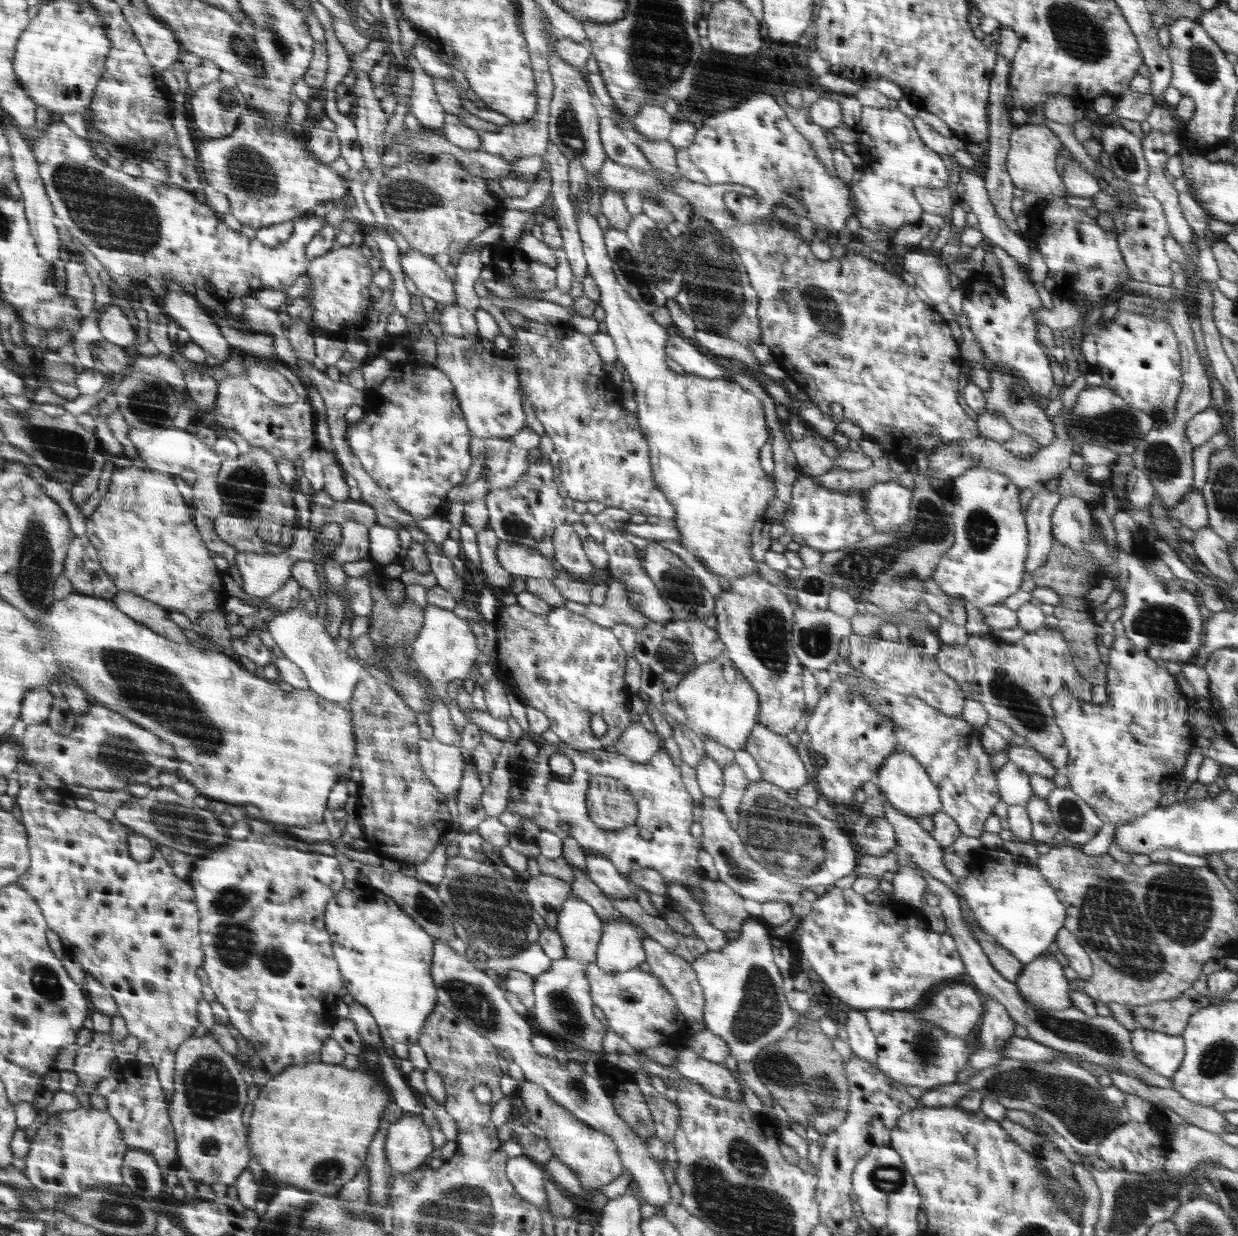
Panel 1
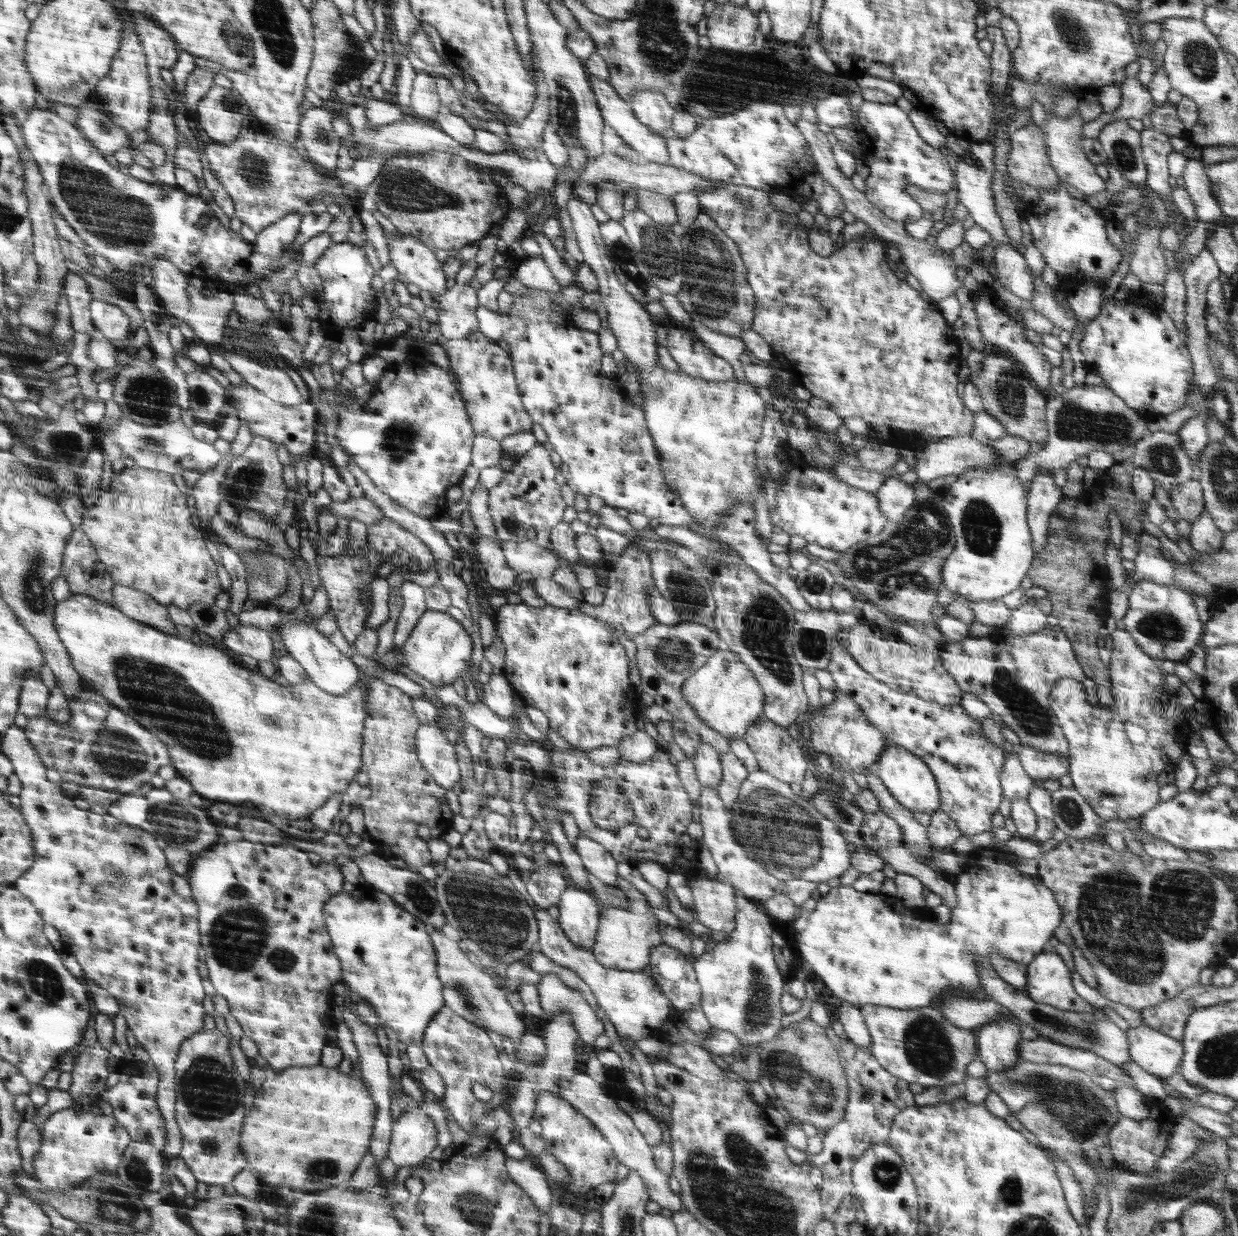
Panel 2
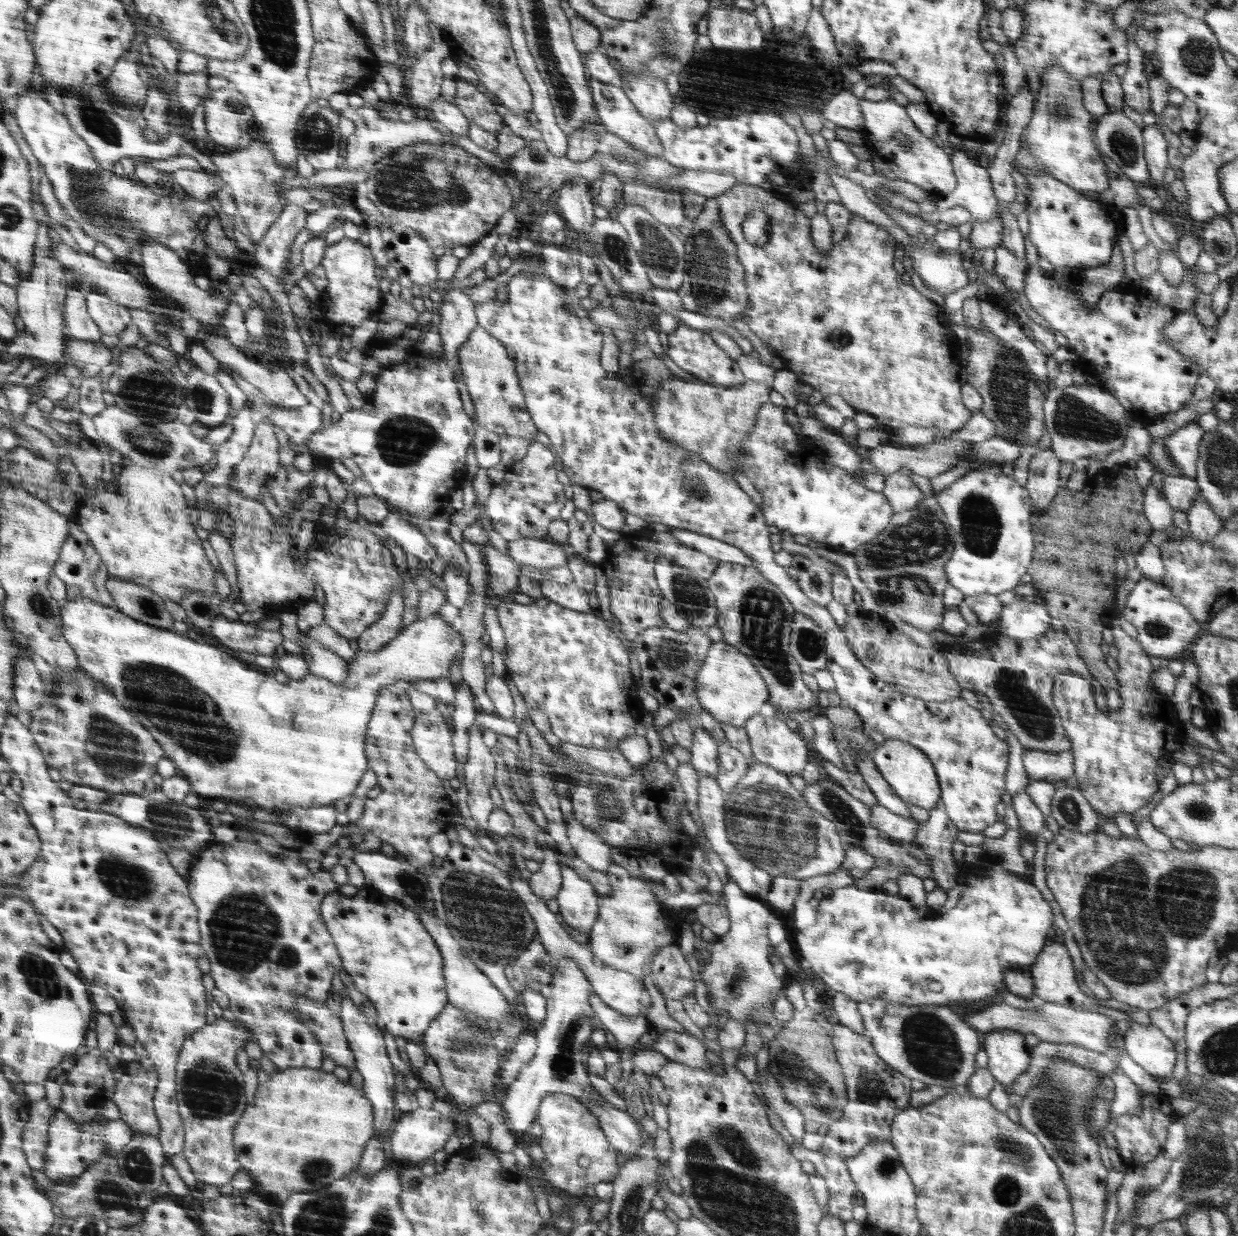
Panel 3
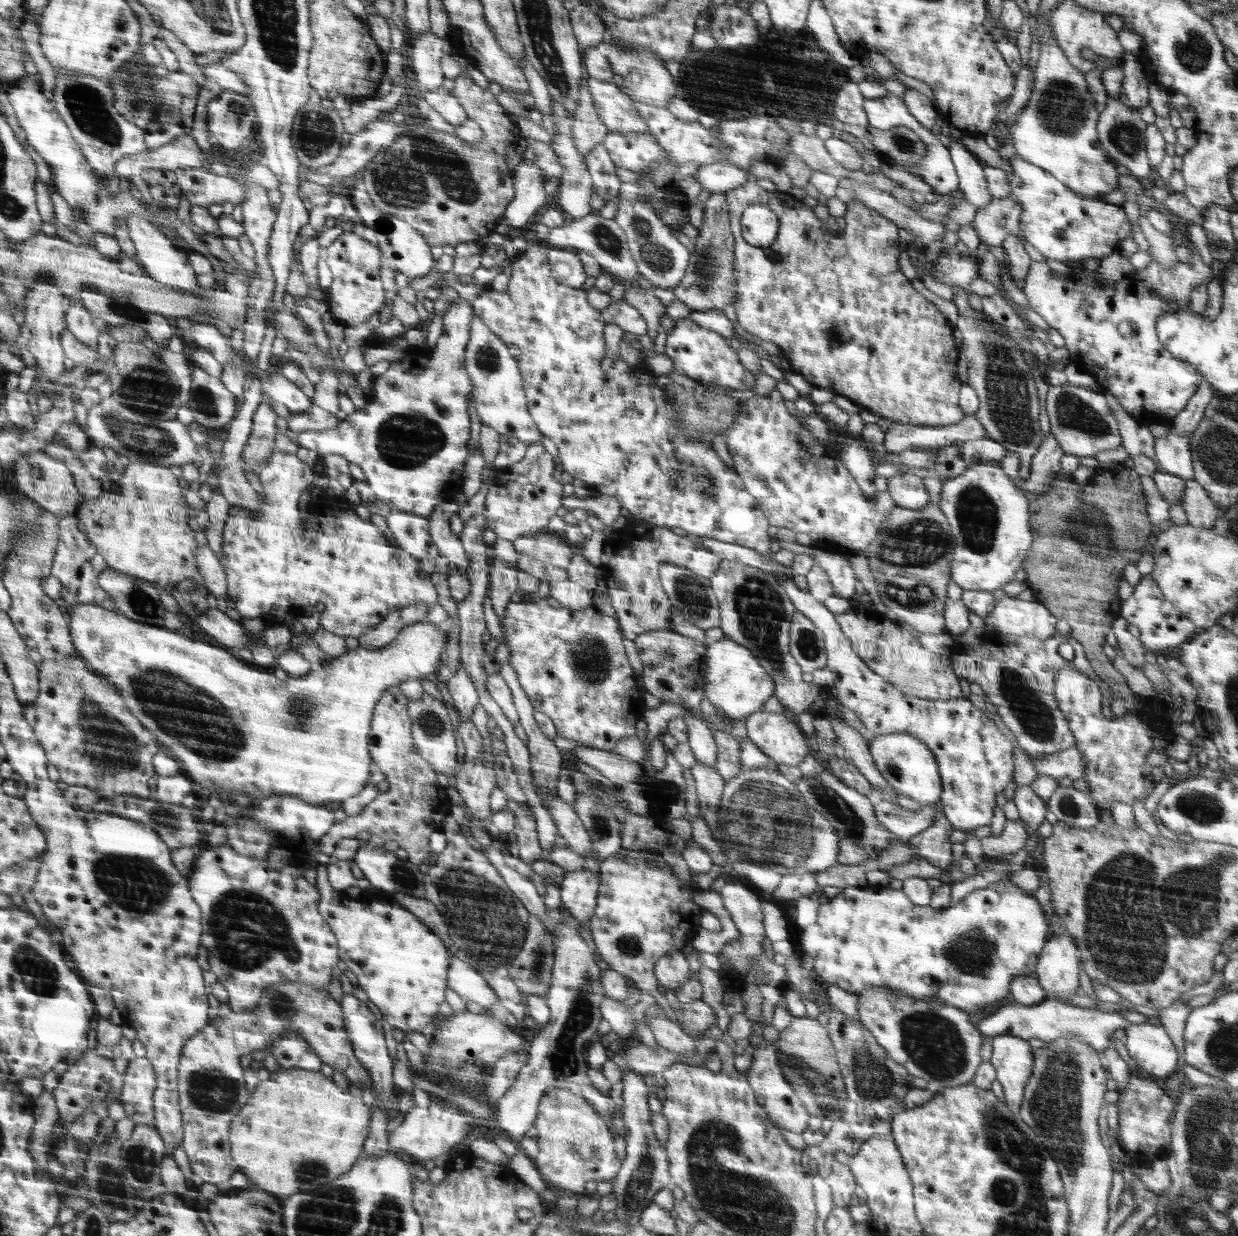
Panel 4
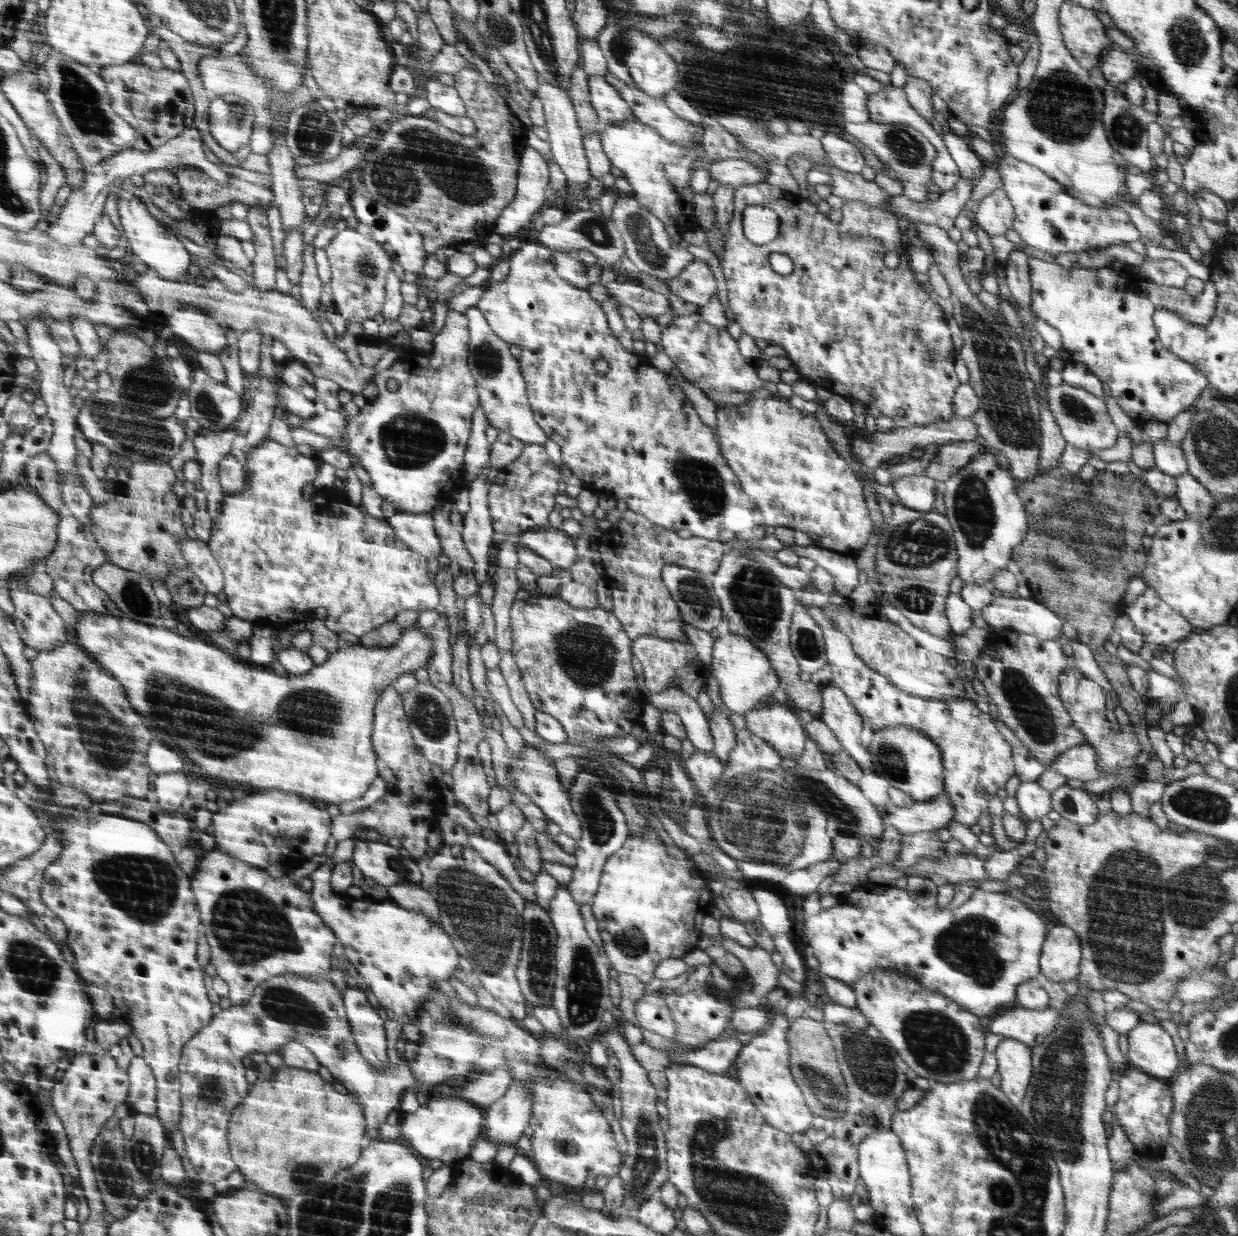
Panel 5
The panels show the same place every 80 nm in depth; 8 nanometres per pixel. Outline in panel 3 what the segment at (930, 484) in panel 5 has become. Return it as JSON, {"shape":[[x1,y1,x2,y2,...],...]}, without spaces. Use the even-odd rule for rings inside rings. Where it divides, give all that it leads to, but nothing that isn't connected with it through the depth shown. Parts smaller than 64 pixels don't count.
{"shape":[[900,471,885,475,882,492,894,513,916,508,916,505,924,498,923,492,914,485,912,479,908,475,901,474]]}

